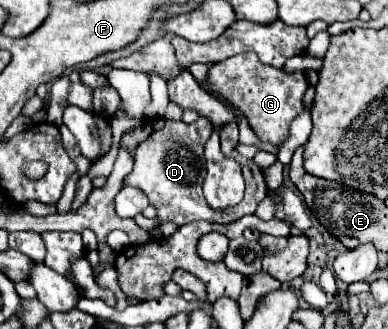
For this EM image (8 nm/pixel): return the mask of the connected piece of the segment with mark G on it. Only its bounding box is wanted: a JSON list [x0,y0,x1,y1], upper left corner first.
[209,52,309,146]

